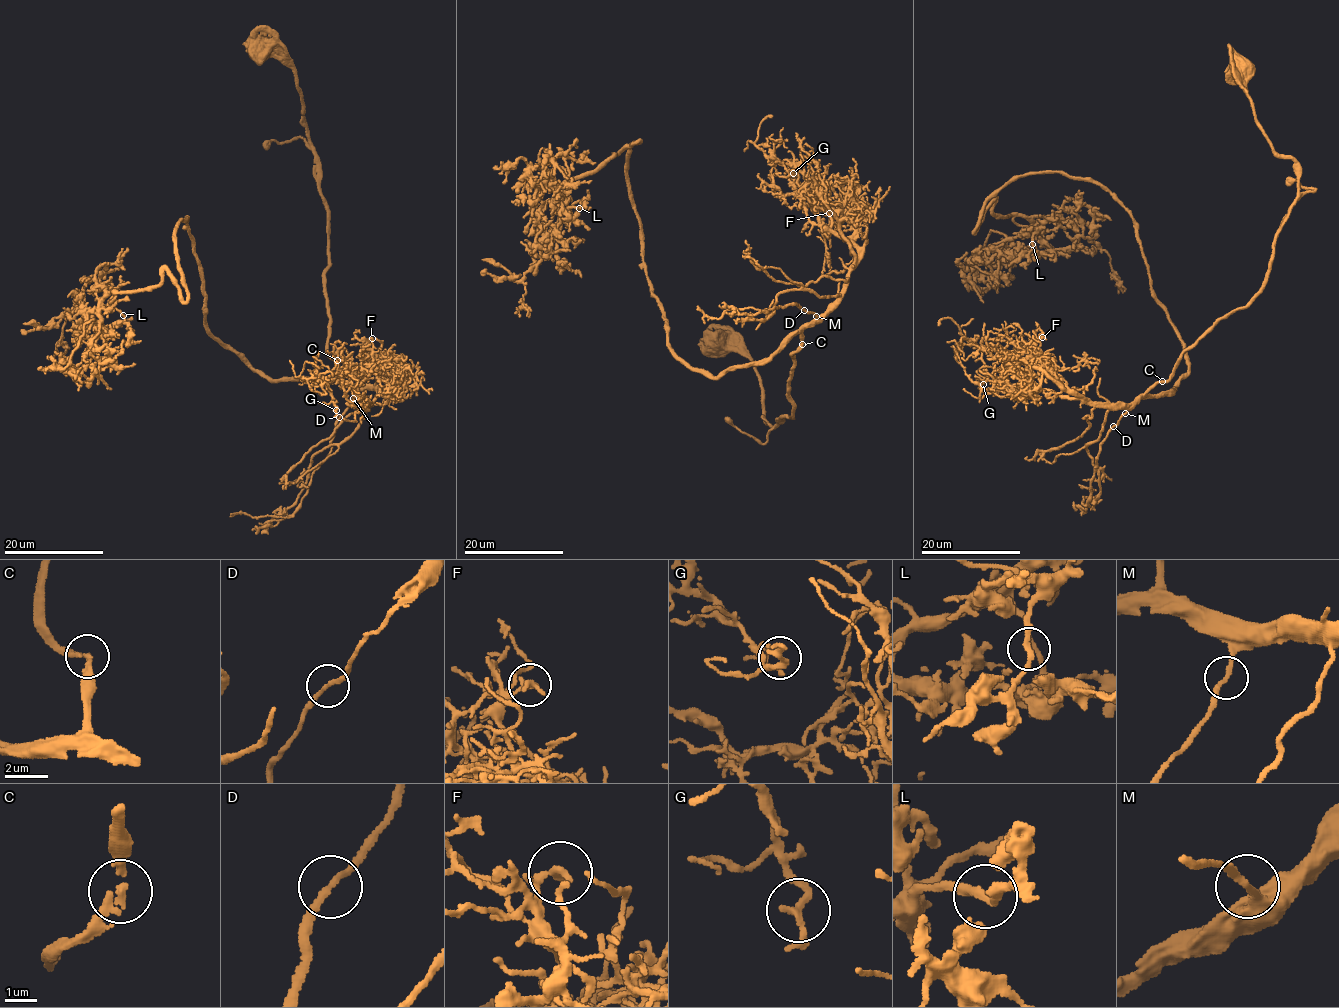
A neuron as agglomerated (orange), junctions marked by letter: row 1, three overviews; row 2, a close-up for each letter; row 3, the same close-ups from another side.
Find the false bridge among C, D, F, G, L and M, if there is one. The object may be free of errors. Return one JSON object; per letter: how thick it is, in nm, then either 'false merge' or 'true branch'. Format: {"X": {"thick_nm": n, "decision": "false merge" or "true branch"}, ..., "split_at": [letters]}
{"C": {"thick_nm": 220, "decision": "true branch"}, "D": {"thick_nm": 180, "decision": "true branch"}, "F": {"thick_nm": 200, "decision": "true branch"}, "G": {"thick_nm": 240, "decision": "true branch"}, "L": {"thick_nm": 240, "decision": "true branch"}, "M": {"thick_nm": 190, "decision": "true branch"}, "split_at": []}

